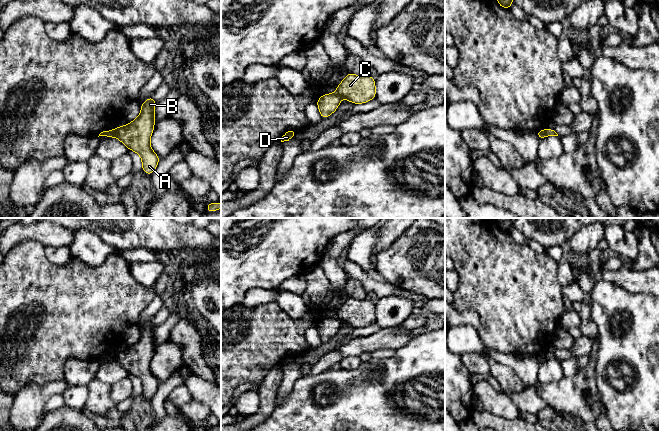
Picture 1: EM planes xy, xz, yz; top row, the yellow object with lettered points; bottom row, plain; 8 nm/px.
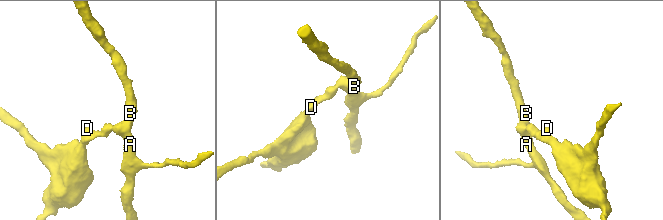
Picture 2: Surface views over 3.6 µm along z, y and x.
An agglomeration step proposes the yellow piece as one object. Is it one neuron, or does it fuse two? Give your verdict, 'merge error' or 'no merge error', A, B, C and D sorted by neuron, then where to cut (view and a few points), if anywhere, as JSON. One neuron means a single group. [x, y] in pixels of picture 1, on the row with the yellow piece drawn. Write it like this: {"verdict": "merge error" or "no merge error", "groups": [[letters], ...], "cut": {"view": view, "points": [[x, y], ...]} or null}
{"verdict": "merge error", "groups": [["A", "B", "C"], ["D"]], "cut": {"view": "xy", "points": [[115, 130], [113, 136]]}}

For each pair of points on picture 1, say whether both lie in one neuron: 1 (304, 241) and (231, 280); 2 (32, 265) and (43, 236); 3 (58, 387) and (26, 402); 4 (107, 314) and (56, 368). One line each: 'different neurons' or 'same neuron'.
1: same neuron
2: different neurons
3: same neuron
4: same neuron

